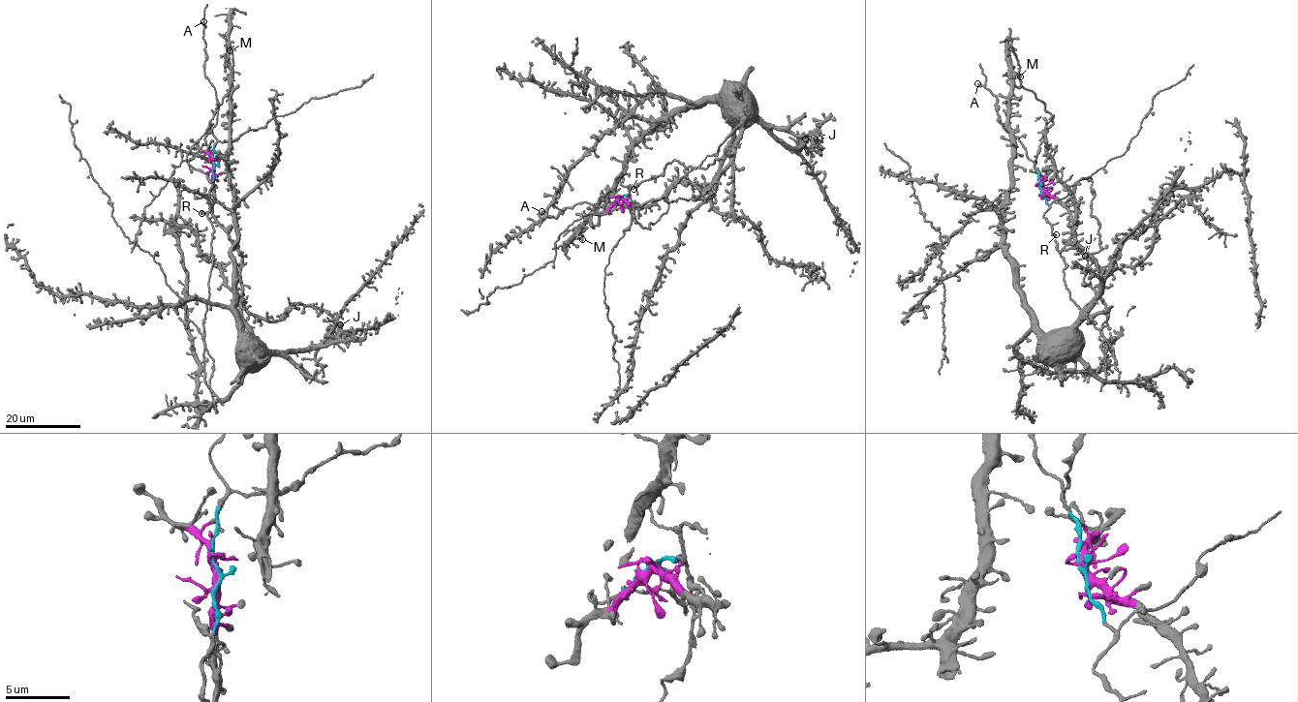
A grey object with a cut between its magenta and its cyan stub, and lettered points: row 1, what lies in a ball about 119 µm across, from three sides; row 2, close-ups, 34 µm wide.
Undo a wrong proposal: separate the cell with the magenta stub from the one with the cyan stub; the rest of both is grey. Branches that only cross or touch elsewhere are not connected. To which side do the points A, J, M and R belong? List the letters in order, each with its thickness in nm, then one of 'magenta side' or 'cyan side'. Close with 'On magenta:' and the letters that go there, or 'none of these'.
A: 460 nm | cyan side
J: 440 nm | magenta side
M: 400 nm | magenta side
R: 360 nm | cyan side
On magenta: J, M

